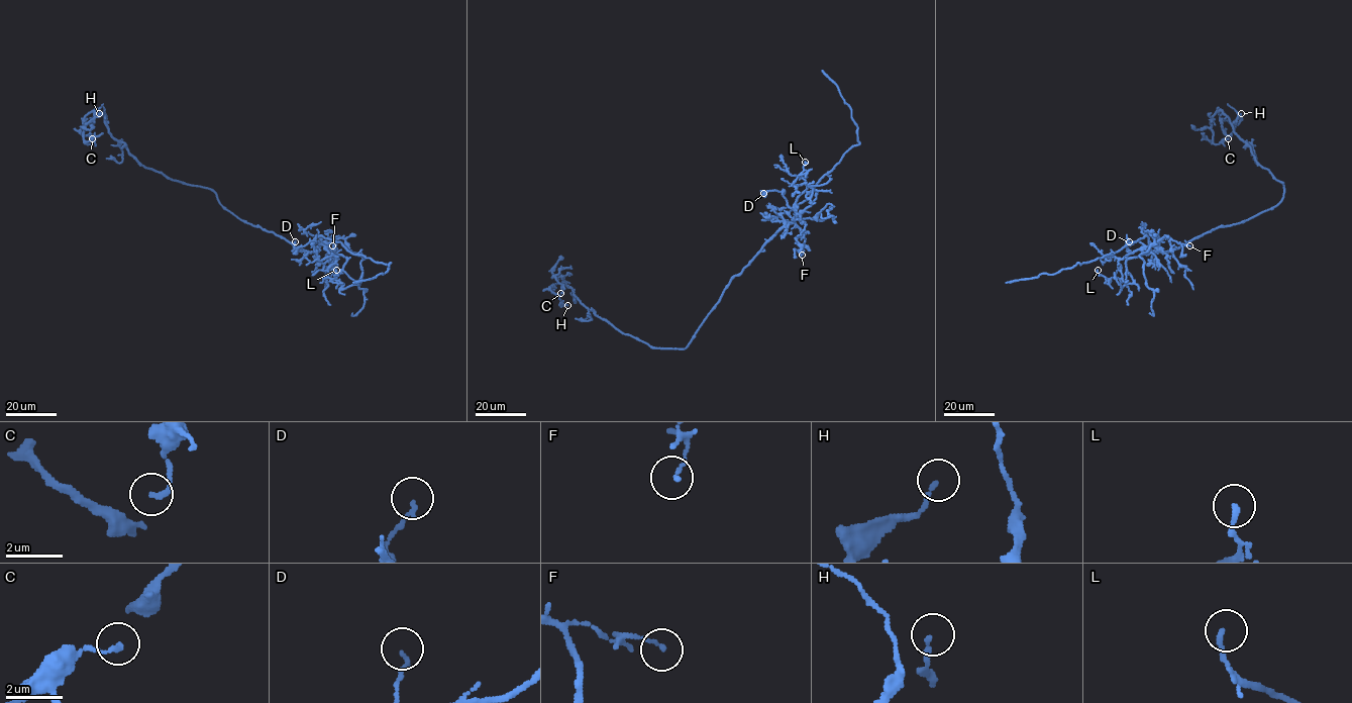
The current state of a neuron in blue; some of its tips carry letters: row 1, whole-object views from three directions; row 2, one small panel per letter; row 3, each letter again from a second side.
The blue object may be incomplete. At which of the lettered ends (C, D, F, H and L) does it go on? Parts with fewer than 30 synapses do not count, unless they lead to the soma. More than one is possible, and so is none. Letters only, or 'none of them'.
none of them

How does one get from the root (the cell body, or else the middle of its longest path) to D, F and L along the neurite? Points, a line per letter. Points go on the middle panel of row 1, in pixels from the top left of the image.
D: (721, 295), (730, 281), (796, 215), (788, 205), (784, 191), (762, 191), (763, 193)
F: (721, 295), (730, 281), (786, 223), (794, 222), (803, 232), (802, 255)
L: (721, 295), (761, 248), (793, 220), (796, 199), (806, 189), (805, 183), (797, 186), (793, 183), (805, 162)

